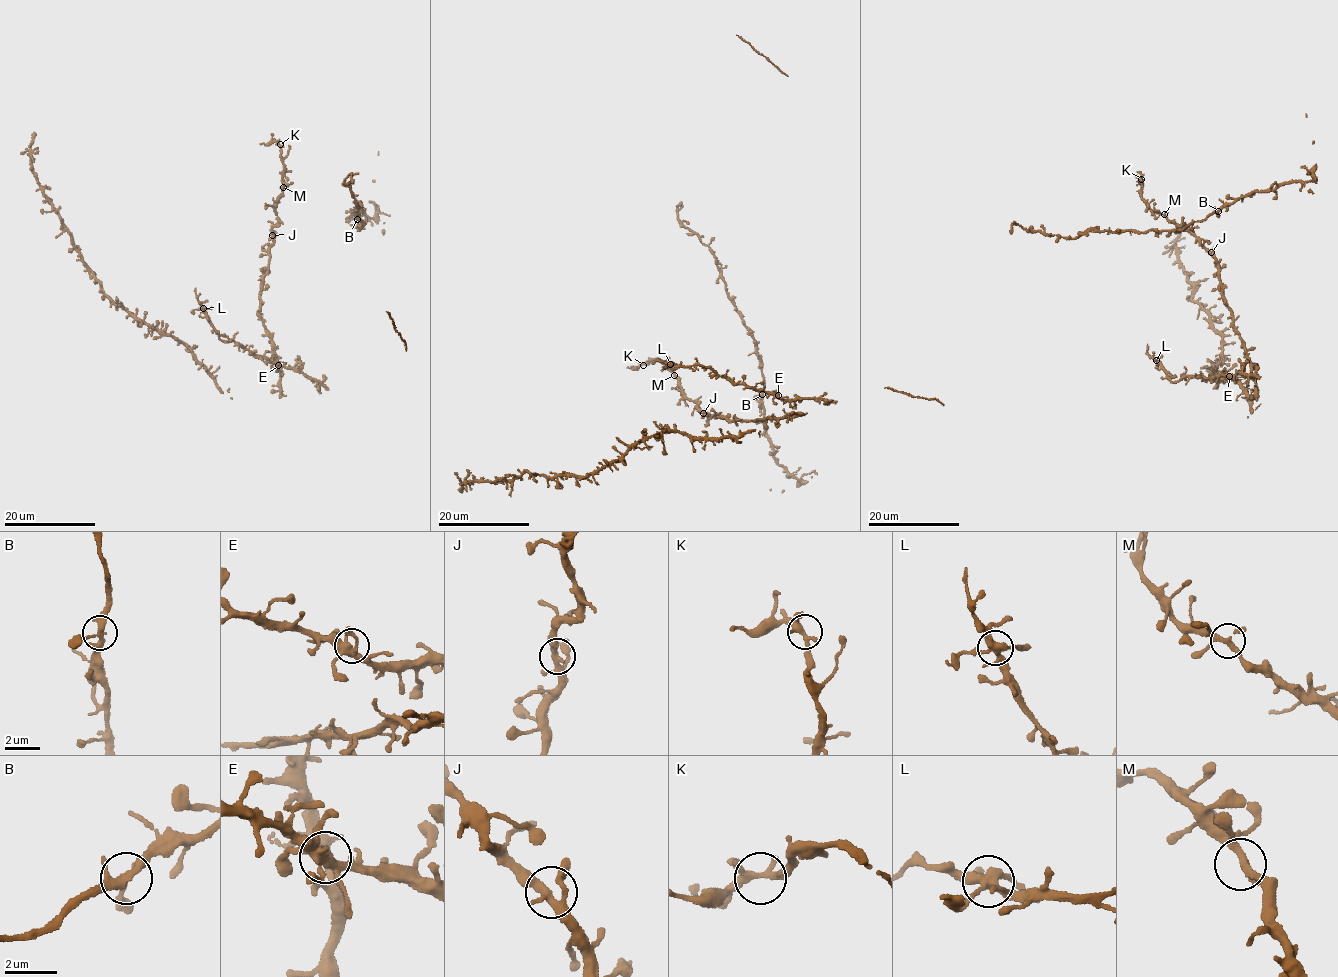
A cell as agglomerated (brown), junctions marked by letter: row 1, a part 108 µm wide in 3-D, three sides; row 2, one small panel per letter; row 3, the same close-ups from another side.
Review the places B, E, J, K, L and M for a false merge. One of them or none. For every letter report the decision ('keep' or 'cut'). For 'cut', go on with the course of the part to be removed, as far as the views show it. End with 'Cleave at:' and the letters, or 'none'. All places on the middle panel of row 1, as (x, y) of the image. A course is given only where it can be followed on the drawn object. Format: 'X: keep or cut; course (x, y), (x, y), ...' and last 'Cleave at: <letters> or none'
B: keep
E: keep
J: keep
K: keep
L: keep
M: keep
Cleave at: none

